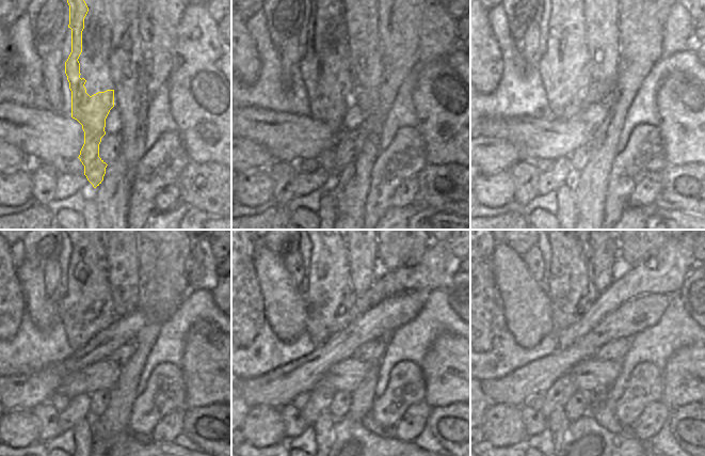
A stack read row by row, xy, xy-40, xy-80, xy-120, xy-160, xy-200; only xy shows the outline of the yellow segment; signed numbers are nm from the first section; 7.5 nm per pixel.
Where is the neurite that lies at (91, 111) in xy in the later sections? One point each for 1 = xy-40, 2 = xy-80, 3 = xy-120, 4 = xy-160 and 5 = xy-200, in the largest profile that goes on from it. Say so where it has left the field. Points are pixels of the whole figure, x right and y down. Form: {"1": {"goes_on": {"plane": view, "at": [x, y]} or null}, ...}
{"1": {"goes_on": {"plane": "xy-40", "at": [331, 109]}}, "2": {"goes_on": {"plane": "xy-80", "at": [566, 60]}}, "3": {"goes_on": {"plane": "xy-120", "at": [89, 298]}}, "4": {"goes_on": {"plane": "xy-160", "at": [330, 296]}}, "5": {"goes_on": {"plane": "xy-200", "at": [570, 295]}}}

